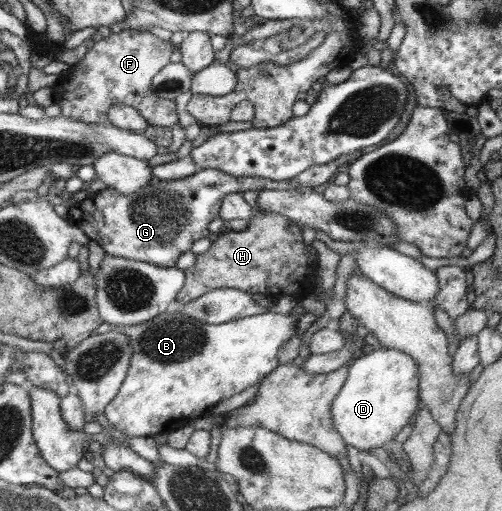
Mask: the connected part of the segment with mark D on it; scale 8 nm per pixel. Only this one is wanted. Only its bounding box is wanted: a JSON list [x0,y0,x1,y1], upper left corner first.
[331,348,421,451]

